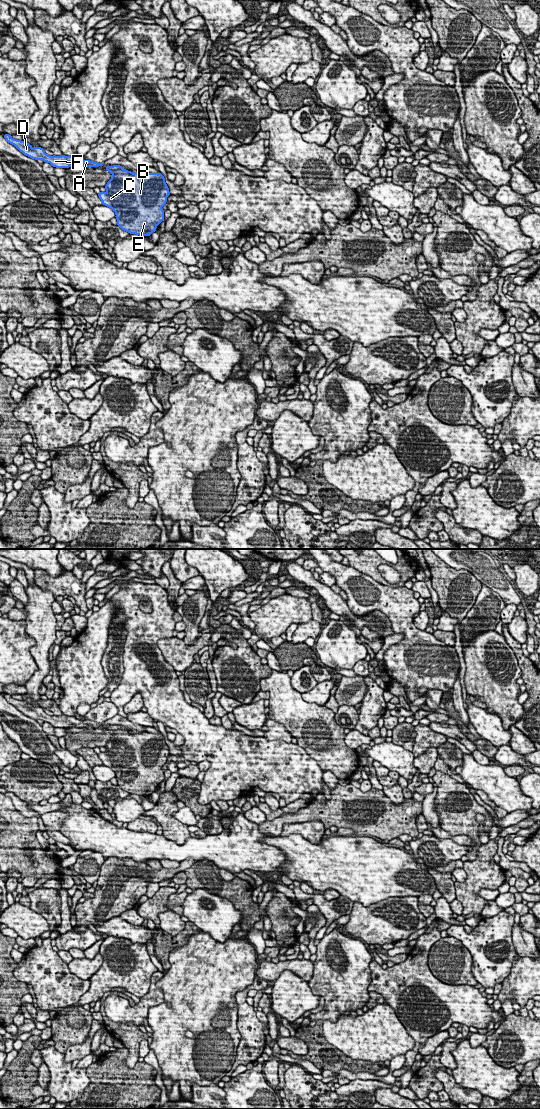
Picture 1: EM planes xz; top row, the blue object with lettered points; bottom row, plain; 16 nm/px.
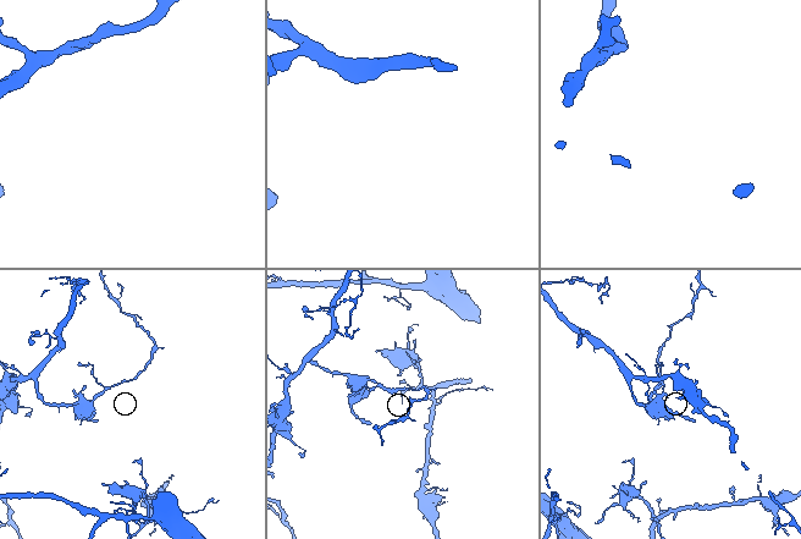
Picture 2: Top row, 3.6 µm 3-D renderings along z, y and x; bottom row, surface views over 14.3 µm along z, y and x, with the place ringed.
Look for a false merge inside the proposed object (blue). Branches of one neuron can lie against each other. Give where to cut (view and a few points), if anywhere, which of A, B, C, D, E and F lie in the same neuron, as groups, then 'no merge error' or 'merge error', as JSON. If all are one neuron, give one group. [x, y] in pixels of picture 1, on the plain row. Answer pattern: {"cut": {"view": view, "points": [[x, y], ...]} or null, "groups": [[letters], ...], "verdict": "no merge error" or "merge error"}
{"cut": null, "groups": [["A", "B", "C", "D", "E", "F"]], "verdict": "no merge error"}

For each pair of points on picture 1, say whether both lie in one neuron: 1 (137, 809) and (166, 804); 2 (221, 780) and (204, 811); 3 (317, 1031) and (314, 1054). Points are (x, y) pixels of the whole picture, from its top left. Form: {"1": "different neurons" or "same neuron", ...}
{"1": "different neurons", "2": "different neurons", "3": "same neuron"}

